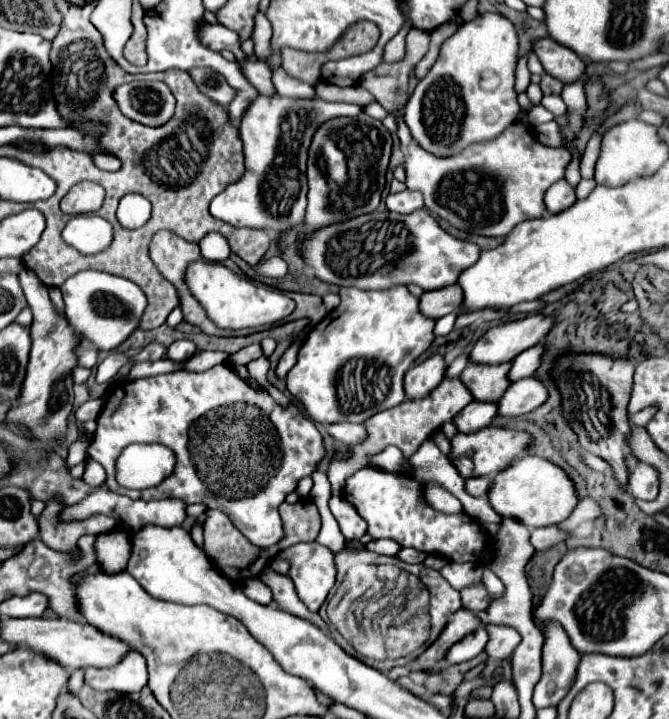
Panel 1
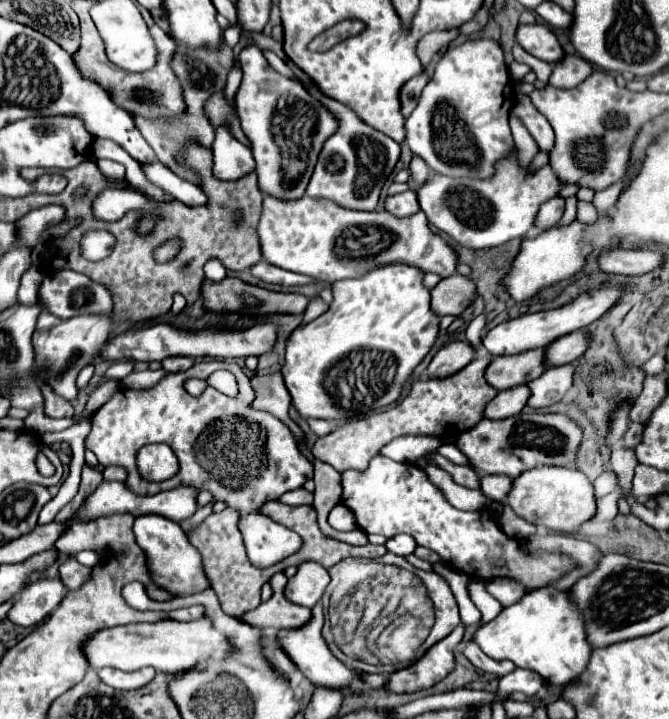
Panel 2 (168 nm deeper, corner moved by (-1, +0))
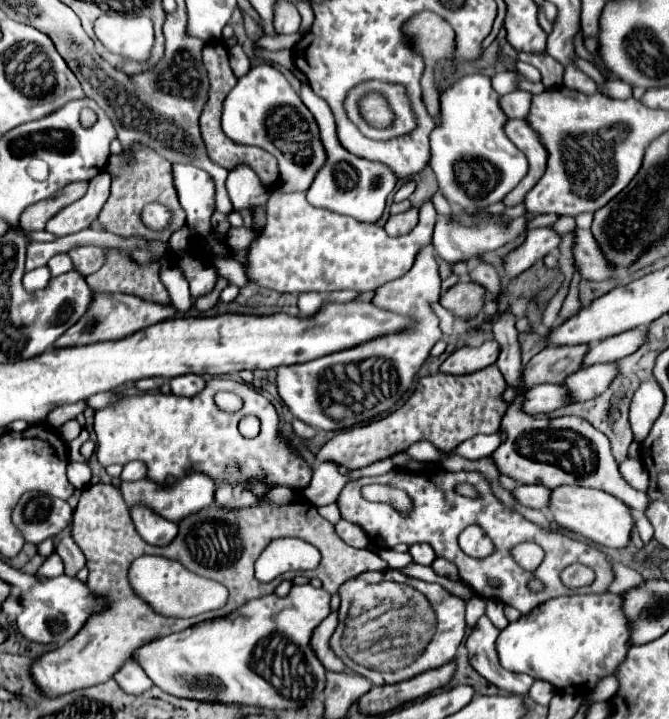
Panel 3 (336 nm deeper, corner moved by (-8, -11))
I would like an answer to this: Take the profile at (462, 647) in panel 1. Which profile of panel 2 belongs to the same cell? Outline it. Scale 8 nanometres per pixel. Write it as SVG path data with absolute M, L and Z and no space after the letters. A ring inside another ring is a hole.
M554 588L528 592L516 604L506 606L498 618L482 624L474 632L474 642L494 660L506 658L520 668L530 668L552 686L564 686L584 672L592 652L590 644L586 642L580 610L566 592L558 592Z

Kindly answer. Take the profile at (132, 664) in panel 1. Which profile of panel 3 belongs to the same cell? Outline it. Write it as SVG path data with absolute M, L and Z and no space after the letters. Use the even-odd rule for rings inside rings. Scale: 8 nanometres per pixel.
M133 659L133 661L127 661L117 673L115 673L115 681L119 683L119 687L125 691L125 693L133 693L133 695L139 695L139 693L145 693L153 681L145 675L145 671L139 667L139 663Z

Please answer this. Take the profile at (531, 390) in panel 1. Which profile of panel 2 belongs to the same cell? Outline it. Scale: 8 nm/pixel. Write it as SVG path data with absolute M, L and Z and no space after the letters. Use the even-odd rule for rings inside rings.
M572 364L548 368L538 380L526 384L530 388L530 400L526 406L536 410L560 402L572 386L572 374L574 374Z

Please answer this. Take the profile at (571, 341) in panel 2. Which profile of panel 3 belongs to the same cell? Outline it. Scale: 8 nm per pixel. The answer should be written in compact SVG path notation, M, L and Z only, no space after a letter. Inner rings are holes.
M629 329L629 331L623 331L621 335L613 335L589 349L589 353L585 355L585 367L595 363L621 361L633 355L633 351L637 351L637 347L641 347L643 341L645 341L643 329Z

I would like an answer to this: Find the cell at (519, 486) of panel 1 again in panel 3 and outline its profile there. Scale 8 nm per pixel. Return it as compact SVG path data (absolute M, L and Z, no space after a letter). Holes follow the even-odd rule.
M577 485L557 487L551 493L549 509L553 511L553 521L559 527L579 533L585 539L591 539L603 547L615 547L615 549L629 545L631 529L633 529L631 509L625 503L621 503L621 499L617 499L605 491L585 489L585 487L577 487Z

